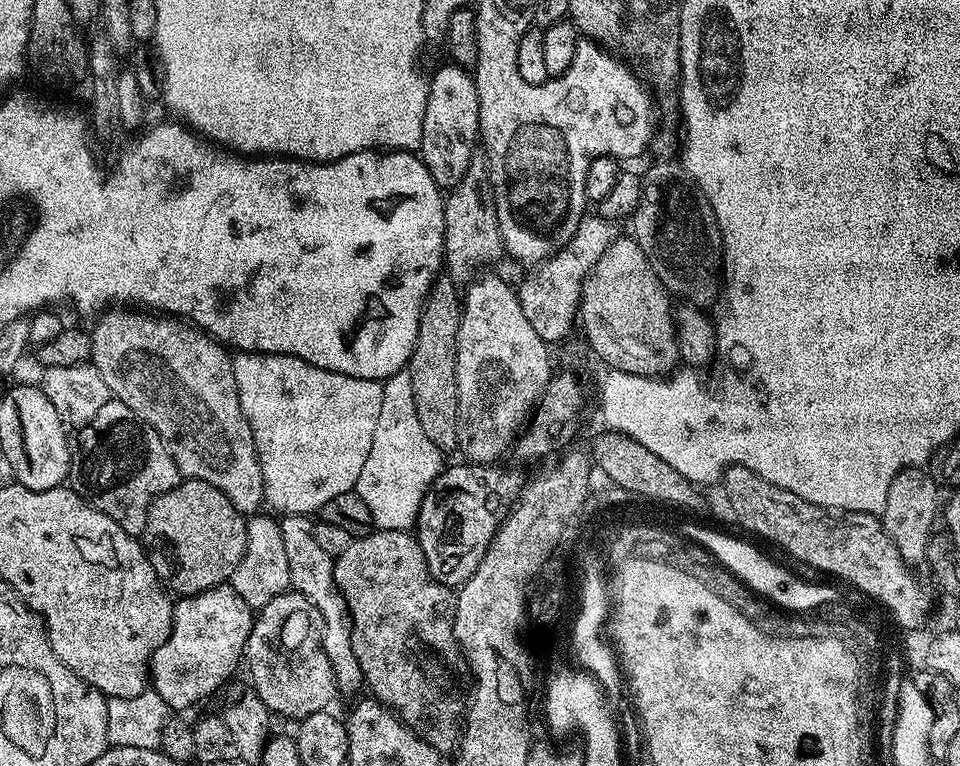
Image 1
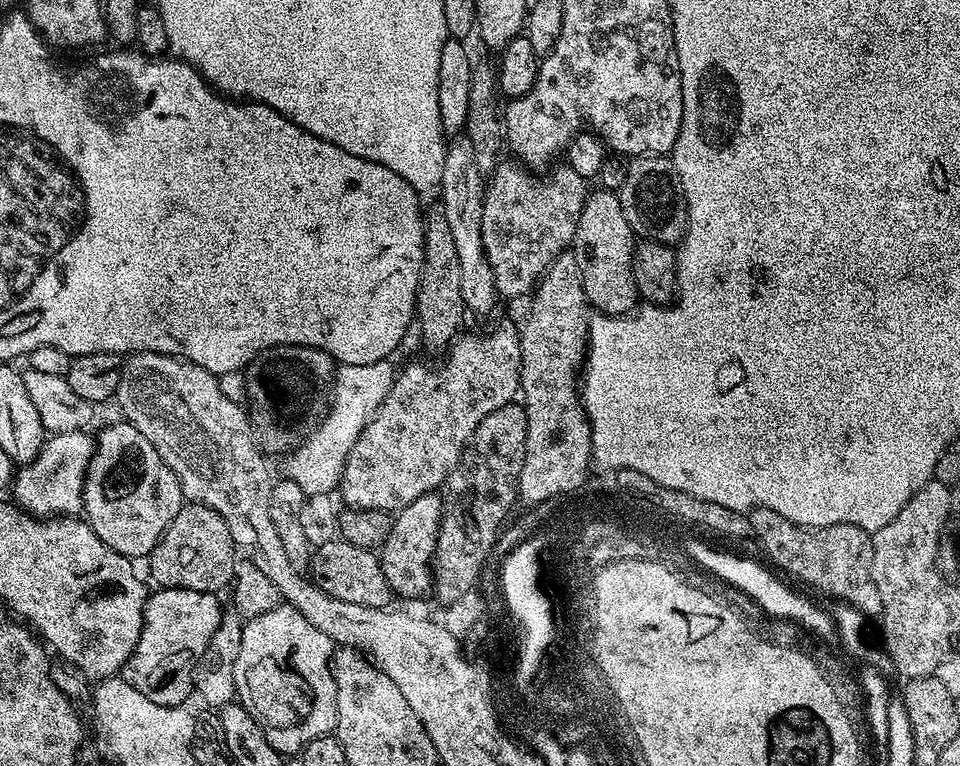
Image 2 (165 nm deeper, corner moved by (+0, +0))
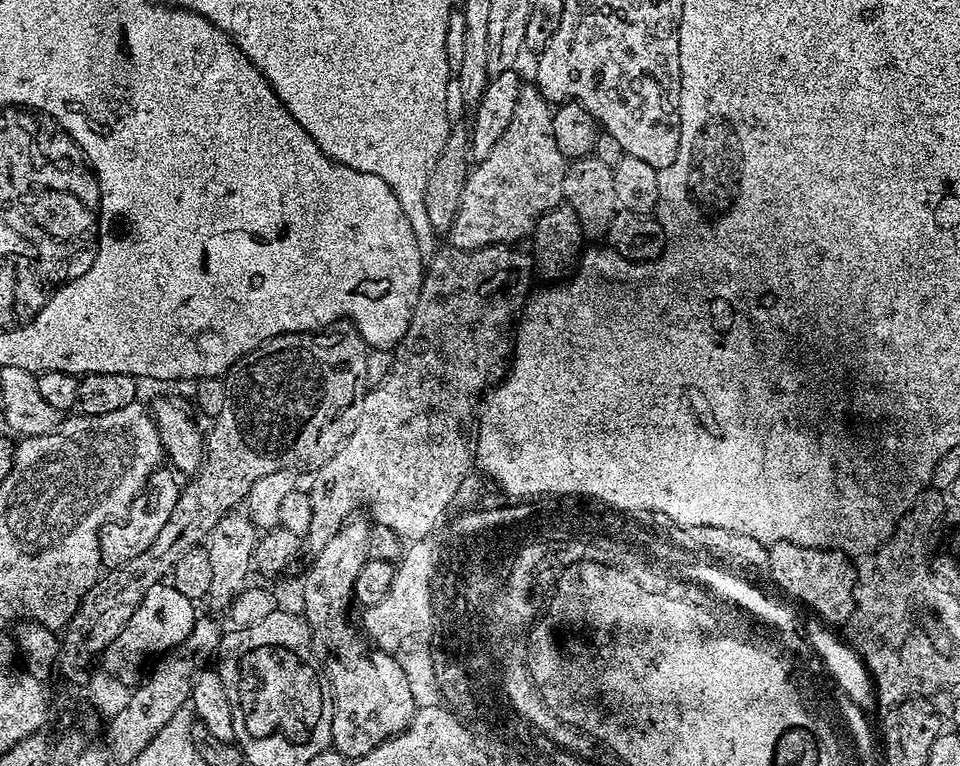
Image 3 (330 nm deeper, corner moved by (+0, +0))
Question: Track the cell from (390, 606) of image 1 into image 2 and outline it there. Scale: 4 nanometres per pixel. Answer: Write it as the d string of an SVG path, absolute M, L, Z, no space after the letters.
M342 538L326 542L326 546L315 549L310 565L311 583L317 584L326 594L342 602L354 602L367 608L387 609L394 593L382 572L380 557L371 548L359 548Z

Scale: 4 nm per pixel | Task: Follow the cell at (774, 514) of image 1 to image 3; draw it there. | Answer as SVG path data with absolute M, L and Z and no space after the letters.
M778 542L777 544L771 545L768 550L768 566L766 569L767 575L772 575L772 580L785 592L788 596L793 596L796 600L801 600L808 608L813 608L812 612L817 617L820 617L829 626L844 626L847 625L848 621L852 619L854 610L856 609L856 564L845 553L836 551L835 548L803 548L792 542Z

